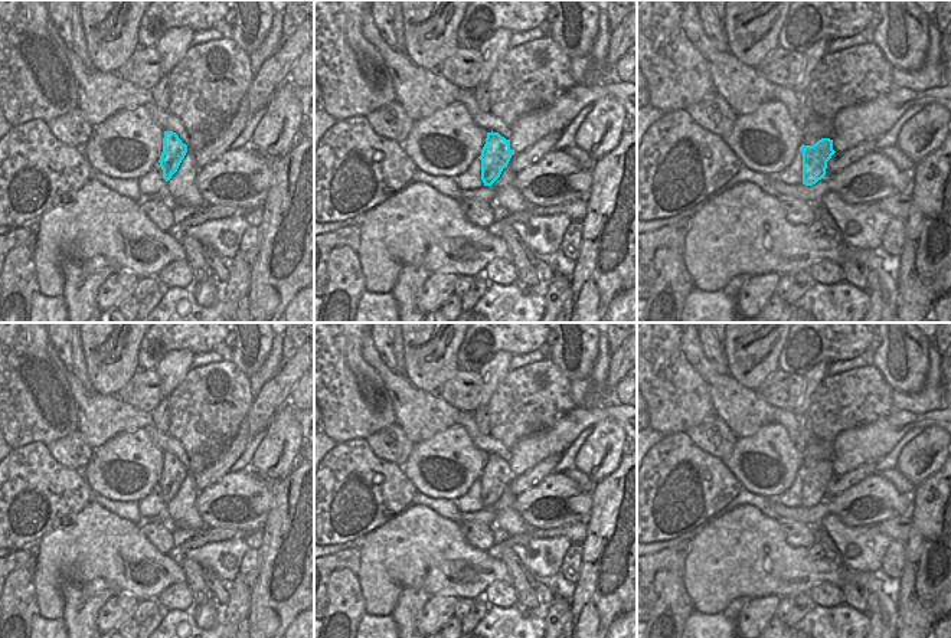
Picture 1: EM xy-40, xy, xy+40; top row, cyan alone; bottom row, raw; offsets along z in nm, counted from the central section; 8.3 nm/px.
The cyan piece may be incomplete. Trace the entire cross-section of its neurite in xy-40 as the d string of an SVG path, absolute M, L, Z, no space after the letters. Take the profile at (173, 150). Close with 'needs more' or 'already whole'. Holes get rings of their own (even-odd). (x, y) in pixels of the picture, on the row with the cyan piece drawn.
M164 131L163 153L160 156L160 167L163 170L163 179L169 181L177 171L182 160L187 153L187 145L182 143L179 135L173 131Z; already whole

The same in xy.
M487 132L486 144L481 150L481 180L484 186L491 186L507 167L513 151L510 140L506 140L499 132Z; already whole

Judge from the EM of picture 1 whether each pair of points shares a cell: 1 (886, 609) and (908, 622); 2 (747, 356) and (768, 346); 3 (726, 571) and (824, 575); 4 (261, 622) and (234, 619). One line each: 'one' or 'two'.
1: two
2: one
3: one
4: two

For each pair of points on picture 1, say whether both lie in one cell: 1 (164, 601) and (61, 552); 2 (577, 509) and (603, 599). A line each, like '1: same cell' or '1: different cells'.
1: different cells
2: different cells

